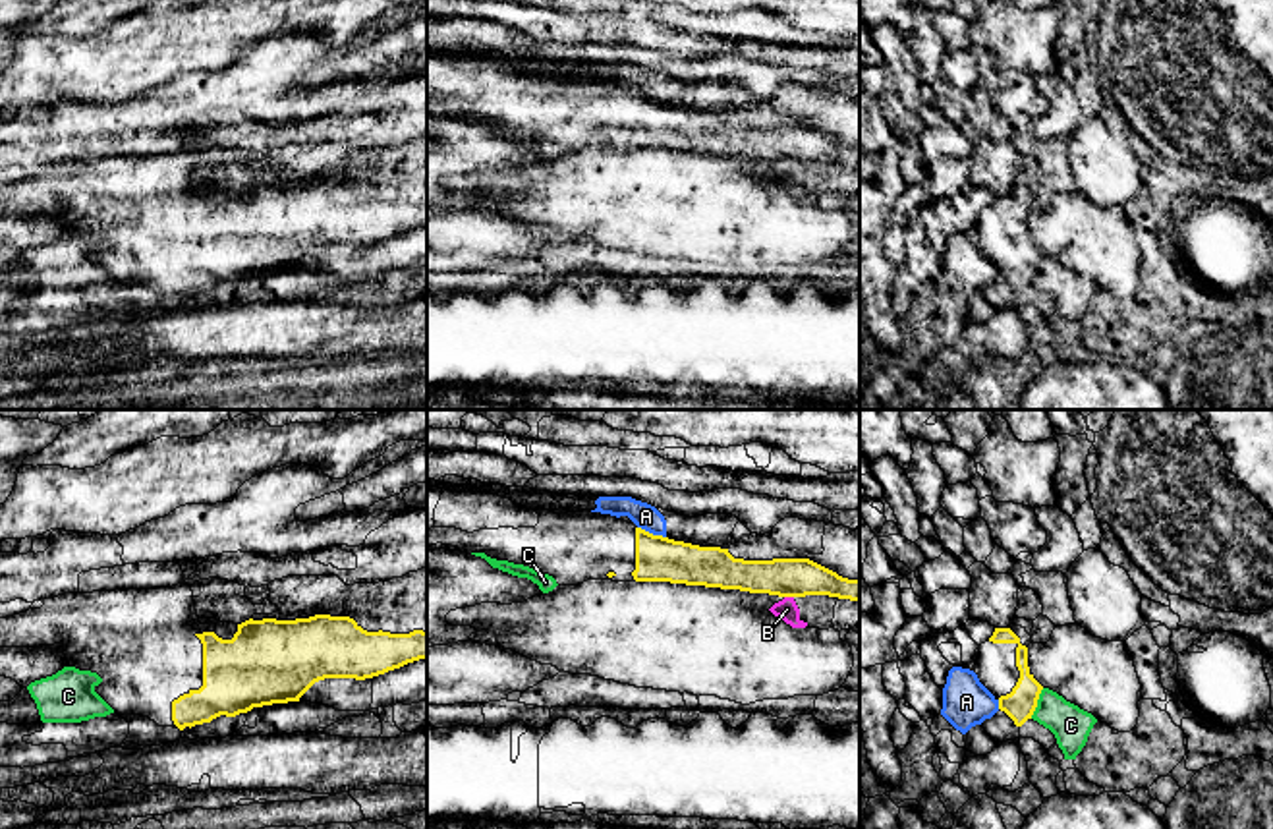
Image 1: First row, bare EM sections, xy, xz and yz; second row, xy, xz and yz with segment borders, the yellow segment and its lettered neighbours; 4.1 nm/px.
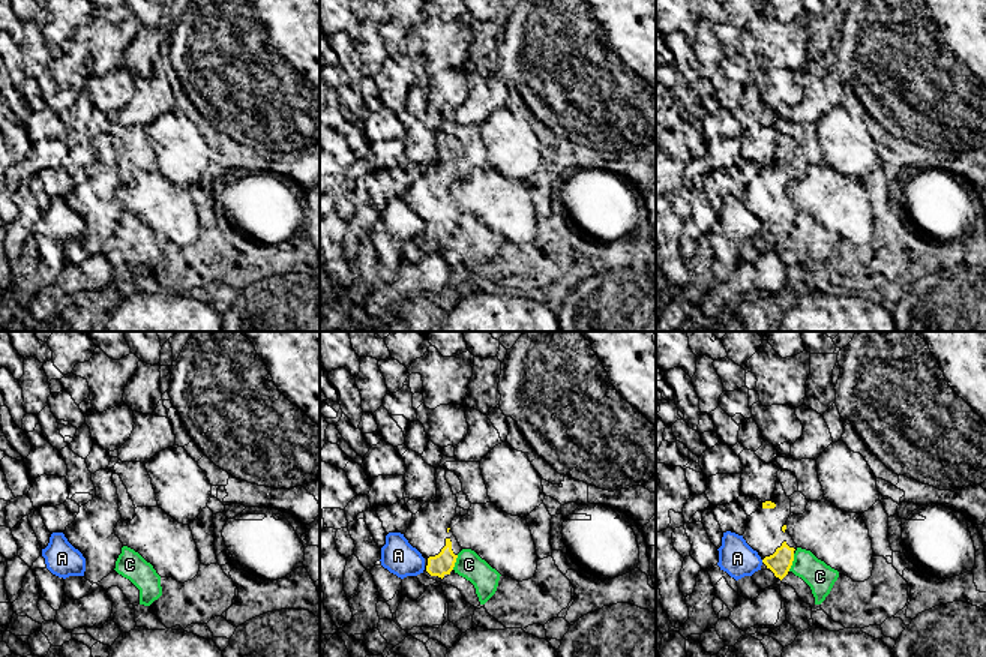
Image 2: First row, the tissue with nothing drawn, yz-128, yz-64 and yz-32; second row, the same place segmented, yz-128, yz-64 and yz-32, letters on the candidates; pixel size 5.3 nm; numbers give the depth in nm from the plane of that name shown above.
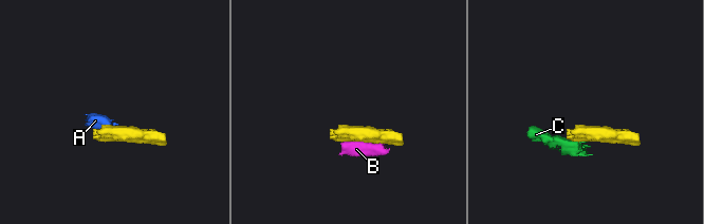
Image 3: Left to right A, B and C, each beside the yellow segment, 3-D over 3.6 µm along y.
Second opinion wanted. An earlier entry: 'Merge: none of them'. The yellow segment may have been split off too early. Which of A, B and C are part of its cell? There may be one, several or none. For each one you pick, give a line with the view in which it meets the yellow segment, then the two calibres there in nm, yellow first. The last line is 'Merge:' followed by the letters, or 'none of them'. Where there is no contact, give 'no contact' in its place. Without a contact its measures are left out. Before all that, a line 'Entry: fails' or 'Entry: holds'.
Entry: holds
Merge: none of them

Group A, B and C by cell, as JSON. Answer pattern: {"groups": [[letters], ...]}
{"groups": [["A"], ["B", "C"]]}

